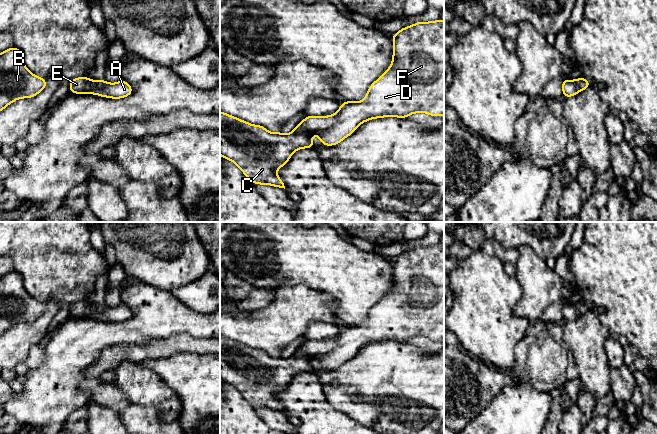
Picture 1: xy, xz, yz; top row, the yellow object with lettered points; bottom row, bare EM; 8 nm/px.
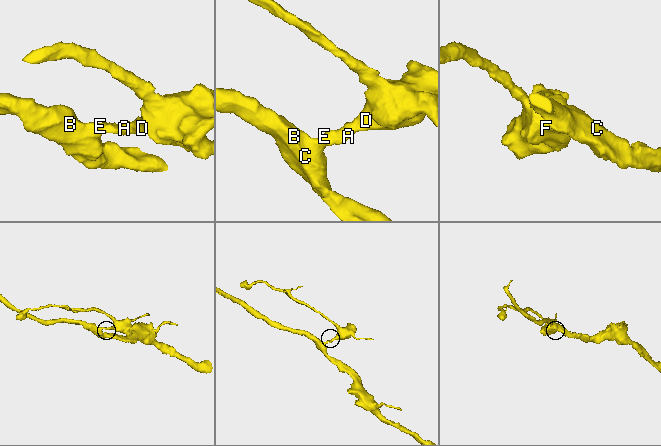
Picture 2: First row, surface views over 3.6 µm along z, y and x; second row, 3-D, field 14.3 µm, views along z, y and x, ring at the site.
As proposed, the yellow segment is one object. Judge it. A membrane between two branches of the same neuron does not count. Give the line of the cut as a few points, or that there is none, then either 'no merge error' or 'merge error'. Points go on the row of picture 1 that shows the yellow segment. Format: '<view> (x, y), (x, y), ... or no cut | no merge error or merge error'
no cut | no merge error

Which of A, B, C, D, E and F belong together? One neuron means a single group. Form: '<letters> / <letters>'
A B C D E F

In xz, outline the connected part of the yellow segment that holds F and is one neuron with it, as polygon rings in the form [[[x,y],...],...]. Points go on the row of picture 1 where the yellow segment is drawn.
[[[439,19],[433,22],[417,22],[412,26],[404,27],[392,38],[394,48],[390,68],[371,84],[363,101],[346,101],[332,116],[307,116],[291,133],[282,134],[280,132],[270,133],[263,126],[249,124],[220,111],[220,155],[234,162],[255,185],[268,184],[285,189],[276,170],[284,166],[297,149],[314,148],[311,140],[314,133],[323,145],[332,146],[351,135],[361,123],[373,118],[389,116],[406,118],[418,112],[431,116],[444,115],[444,21]]]

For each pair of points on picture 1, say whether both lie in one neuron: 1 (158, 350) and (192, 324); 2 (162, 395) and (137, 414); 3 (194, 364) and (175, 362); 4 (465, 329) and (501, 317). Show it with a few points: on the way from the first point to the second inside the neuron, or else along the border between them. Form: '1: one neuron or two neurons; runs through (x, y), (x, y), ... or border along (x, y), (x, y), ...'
1: two neurons; border along (203, 337), (175, 333), (166, 338), (157, 339)
2: two neurons; border along (131, 403), (156, 407), (159, 418), (165, 421)
3: one neuron; runs through (189, 364), (180, 364)
4: one neuron; runs through (474, 320), (477, 317), (492, 317)

